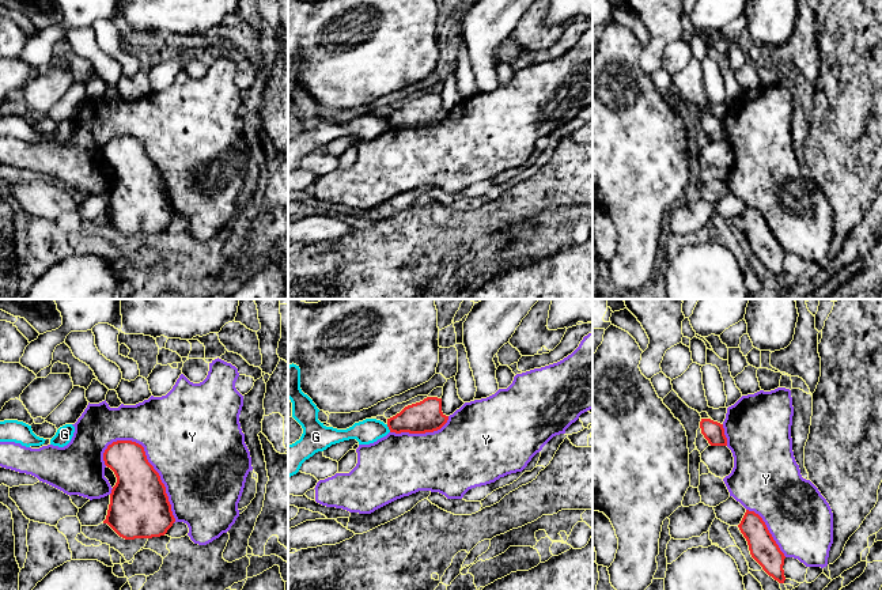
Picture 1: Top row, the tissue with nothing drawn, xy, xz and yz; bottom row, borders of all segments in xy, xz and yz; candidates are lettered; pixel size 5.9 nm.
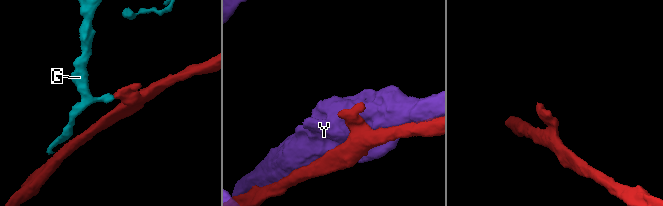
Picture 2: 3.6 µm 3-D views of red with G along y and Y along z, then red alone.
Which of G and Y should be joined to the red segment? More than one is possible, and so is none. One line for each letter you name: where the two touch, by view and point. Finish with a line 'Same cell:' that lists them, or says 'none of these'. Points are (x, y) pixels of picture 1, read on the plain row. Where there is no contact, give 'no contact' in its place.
Same cell: none of these

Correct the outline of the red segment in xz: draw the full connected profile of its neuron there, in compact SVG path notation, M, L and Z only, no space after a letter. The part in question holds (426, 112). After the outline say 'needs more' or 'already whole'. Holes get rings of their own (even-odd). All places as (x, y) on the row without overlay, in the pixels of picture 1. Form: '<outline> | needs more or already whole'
M427 92L387 114L387 122L395 129L425 129L440 125L447 116L448 111L442 107L442 94Z | already whole

